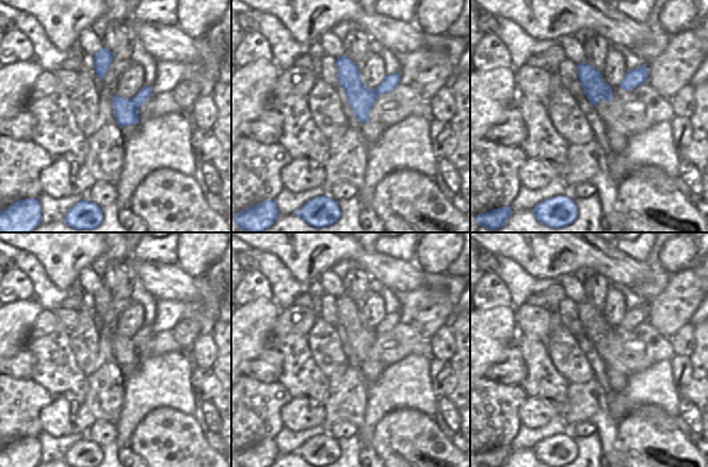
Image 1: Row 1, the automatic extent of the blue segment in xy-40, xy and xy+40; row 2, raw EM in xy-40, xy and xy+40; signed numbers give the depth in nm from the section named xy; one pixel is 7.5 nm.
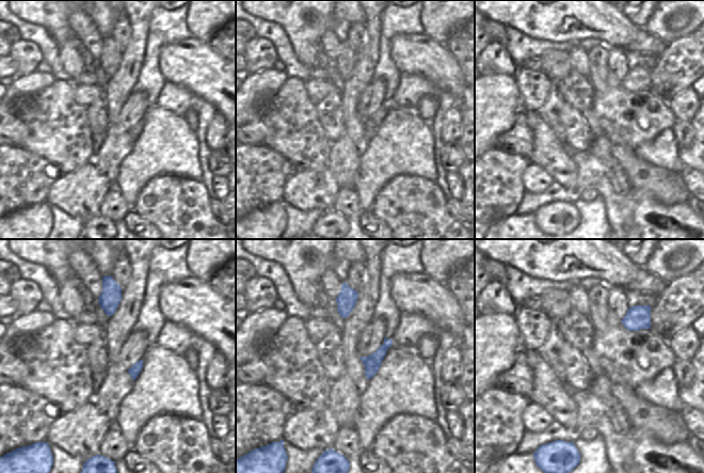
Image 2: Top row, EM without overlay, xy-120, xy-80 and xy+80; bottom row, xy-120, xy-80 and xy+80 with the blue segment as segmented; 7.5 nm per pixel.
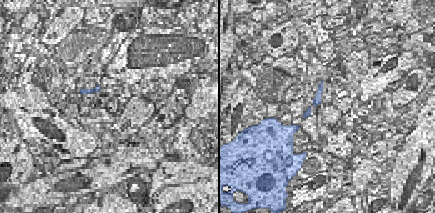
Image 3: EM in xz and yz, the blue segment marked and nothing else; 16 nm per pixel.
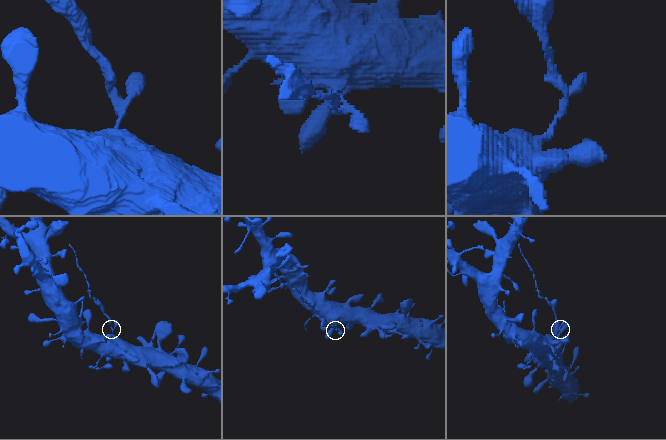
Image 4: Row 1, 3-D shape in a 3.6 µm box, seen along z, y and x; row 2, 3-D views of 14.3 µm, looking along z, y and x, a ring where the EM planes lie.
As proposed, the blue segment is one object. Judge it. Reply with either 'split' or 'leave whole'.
split

